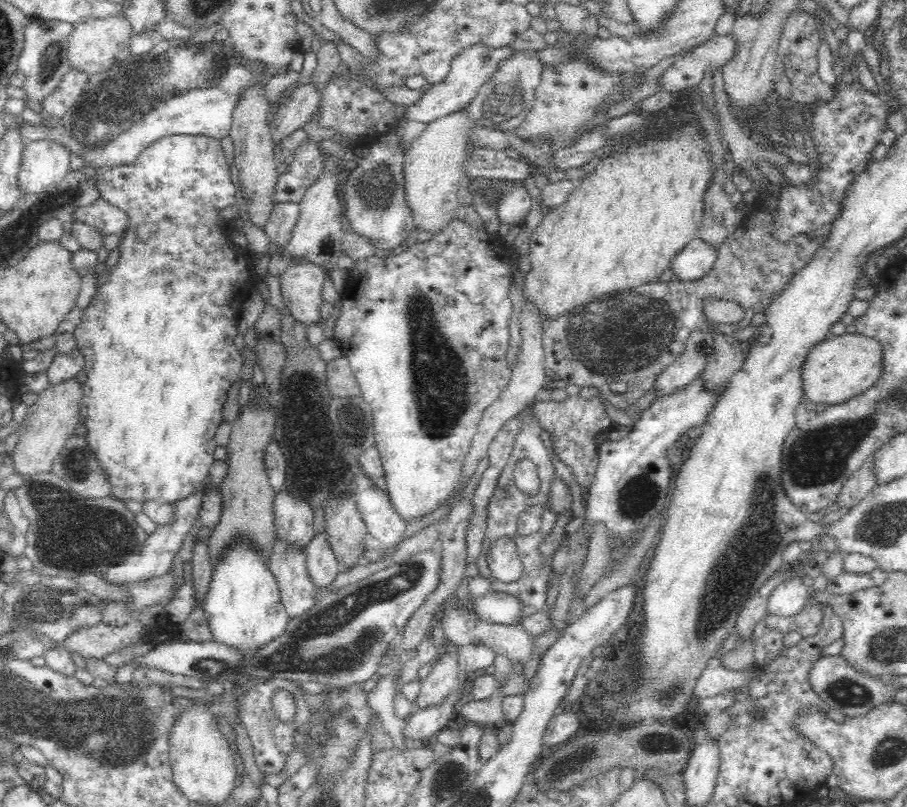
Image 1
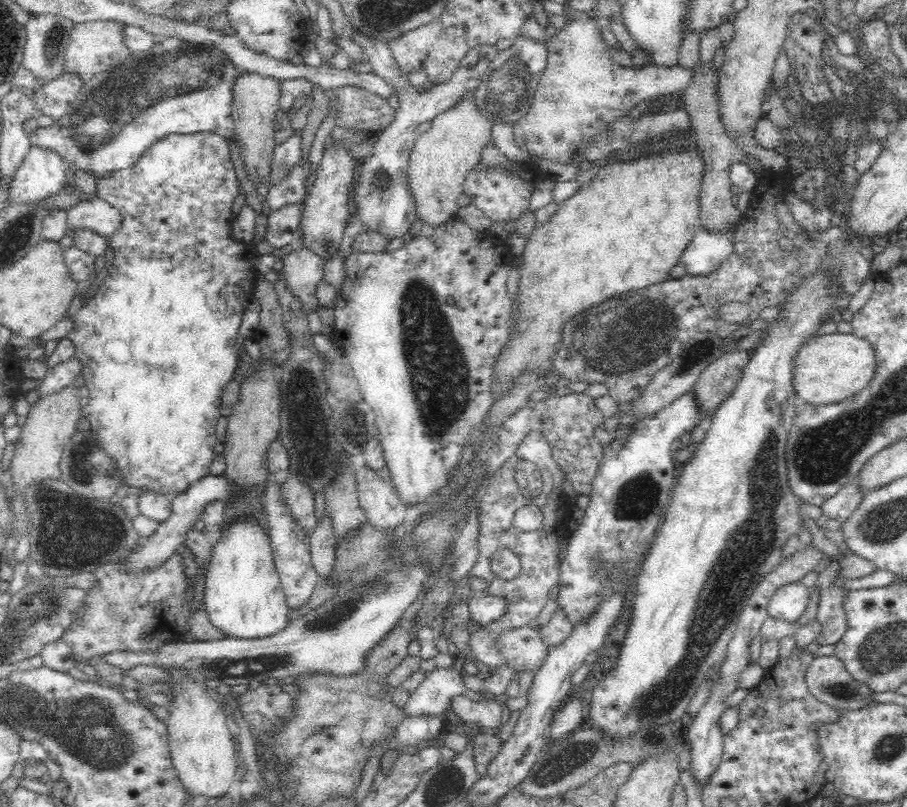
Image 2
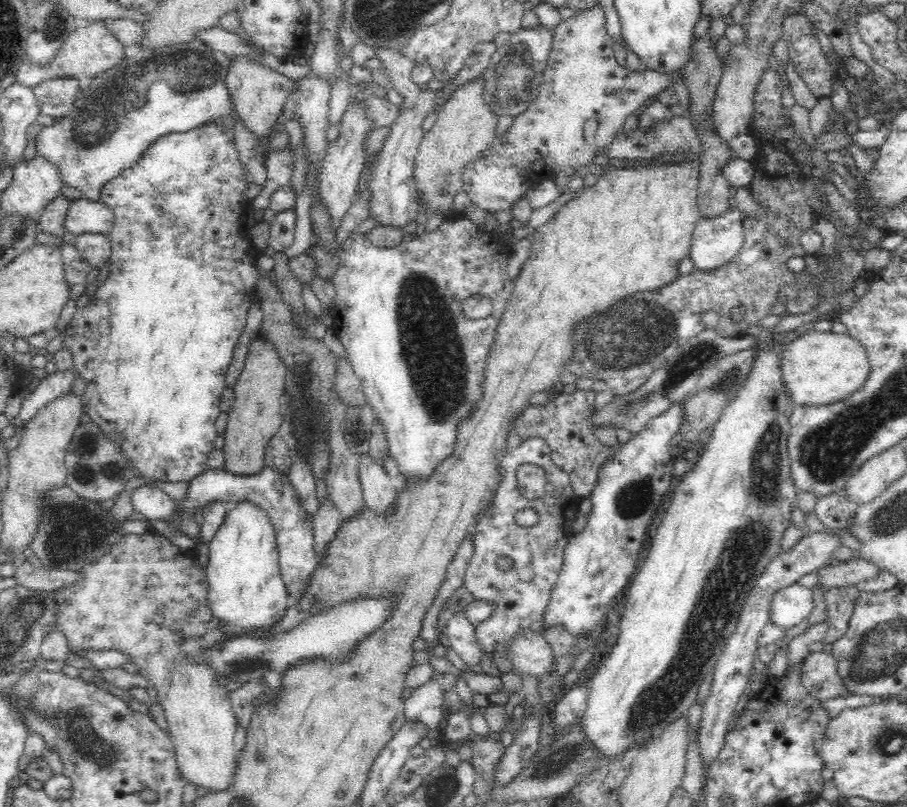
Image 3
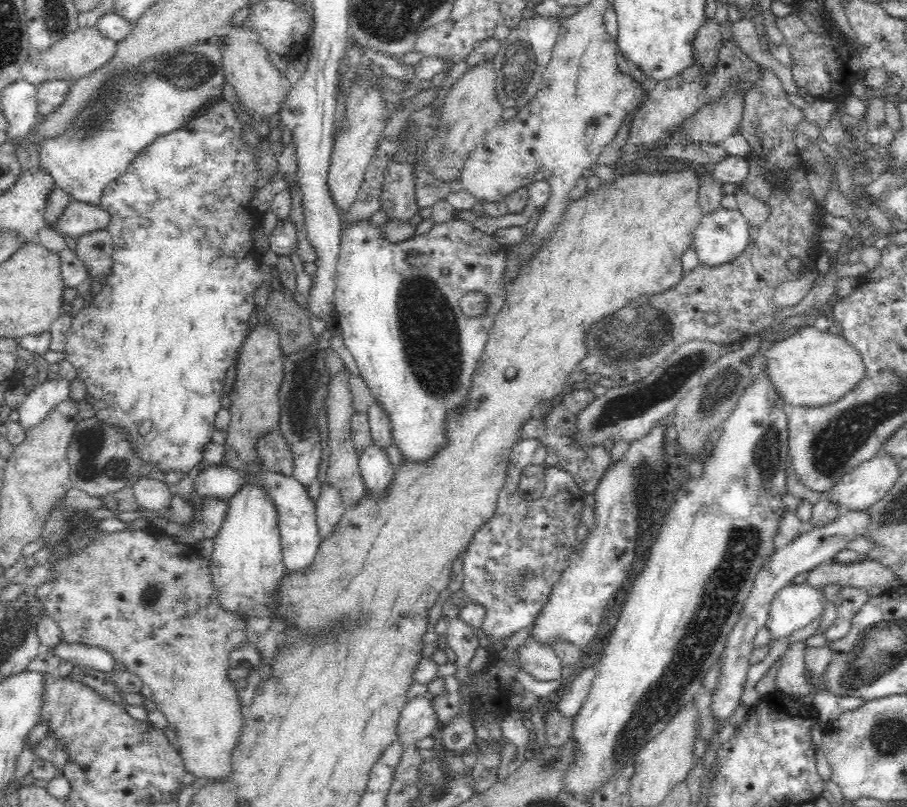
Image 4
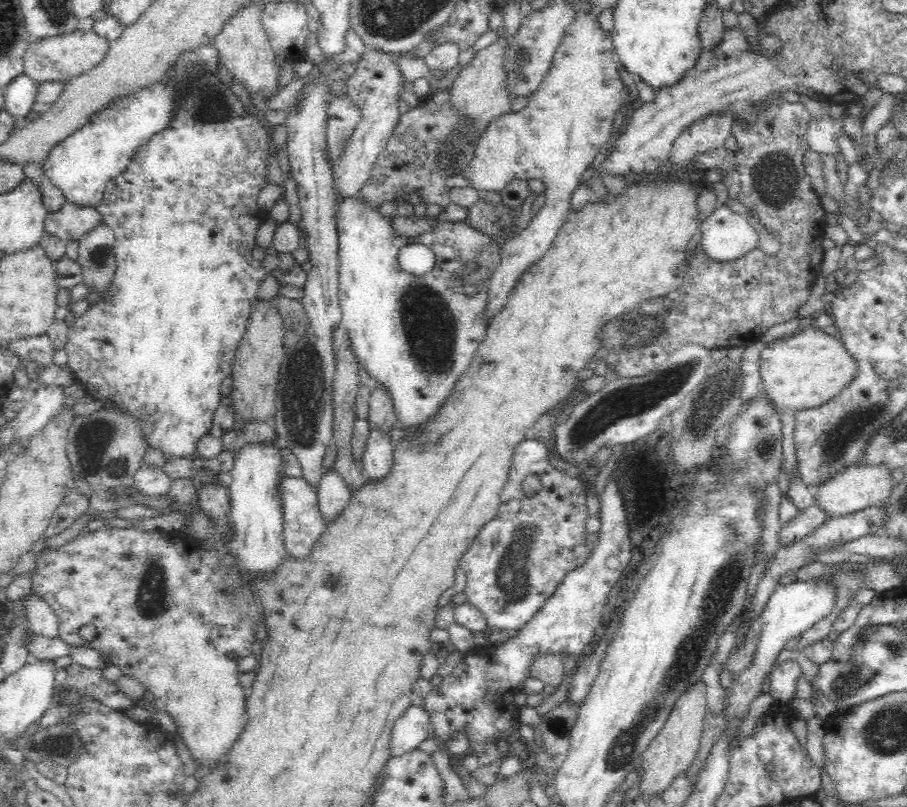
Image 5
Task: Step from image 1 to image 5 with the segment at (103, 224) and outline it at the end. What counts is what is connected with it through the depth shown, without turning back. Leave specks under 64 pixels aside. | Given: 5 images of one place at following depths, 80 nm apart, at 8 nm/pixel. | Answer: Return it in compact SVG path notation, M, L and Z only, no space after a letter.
M66 202L57 212L47 214L44 230L64 242L68 240L77 242L100 222L103 222L102 216L94 207L75 206Z

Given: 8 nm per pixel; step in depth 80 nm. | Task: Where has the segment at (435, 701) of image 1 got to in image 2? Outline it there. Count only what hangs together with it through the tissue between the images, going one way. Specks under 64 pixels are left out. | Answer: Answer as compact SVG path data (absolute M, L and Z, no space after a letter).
M458 666L428 672L426 680L411 694L404 704L406 716L437 717L443 714L451 698L464 692Z

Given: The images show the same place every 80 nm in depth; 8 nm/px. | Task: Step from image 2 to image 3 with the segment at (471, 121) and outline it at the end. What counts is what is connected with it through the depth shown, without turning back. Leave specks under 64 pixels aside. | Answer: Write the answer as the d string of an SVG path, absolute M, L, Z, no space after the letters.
M484 74L471 82L458 86L449 100L440 107L438 120L433 128L423 134L414 163L417 190L428 202L427 214L432 211L452 211L452 200L456 192L462 191L462 172L470 162L480 158L482 152L495 142L498 115L484 101L486 79Z

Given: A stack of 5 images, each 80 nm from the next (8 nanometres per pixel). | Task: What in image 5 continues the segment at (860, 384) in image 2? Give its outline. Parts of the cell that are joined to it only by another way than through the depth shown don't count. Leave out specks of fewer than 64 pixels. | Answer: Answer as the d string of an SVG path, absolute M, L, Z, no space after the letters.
M813 323L784 338L766 344L758 359L762 382L759 388L774 403L774 407L793 411L820 406L840 394L854 378L858 365L837 336L826 334Z

